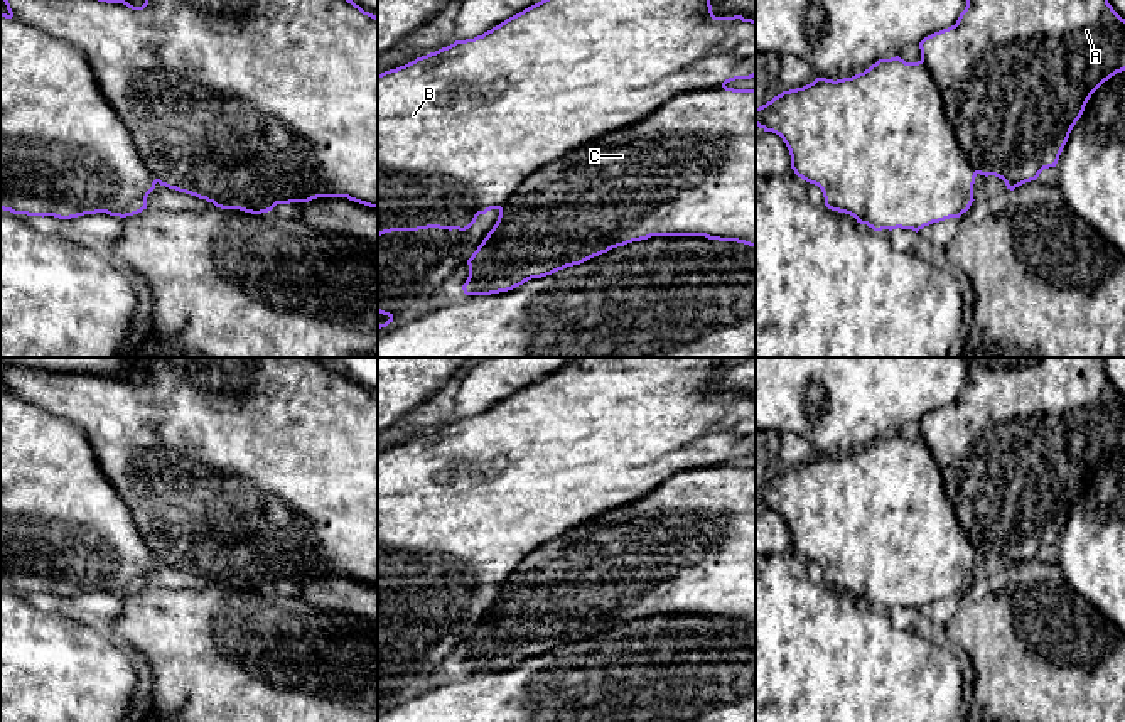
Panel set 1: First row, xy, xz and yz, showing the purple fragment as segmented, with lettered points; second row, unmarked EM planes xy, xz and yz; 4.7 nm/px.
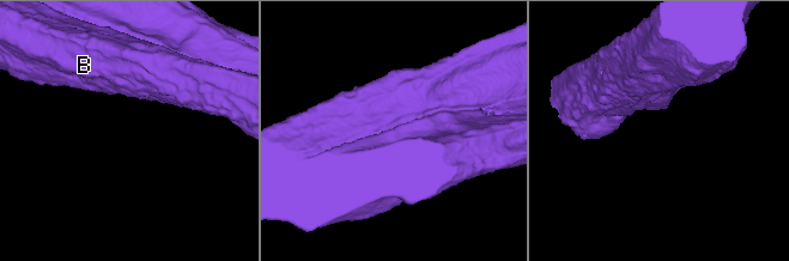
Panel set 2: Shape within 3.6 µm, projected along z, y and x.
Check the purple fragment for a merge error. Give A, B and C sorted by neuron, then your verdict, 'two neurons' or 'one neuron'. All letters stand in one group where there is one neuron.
A C / B; two neurons

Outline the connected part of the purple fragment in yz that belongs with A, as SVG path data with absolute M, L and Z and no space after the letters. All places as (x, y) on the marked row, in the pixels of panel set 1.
M966 0L956 24L924 37L919 49L970 165L980 175L1002 179L1014 191L1036 180L1044 169L1056 167L1091 94L1125 71L1125 19L1108 0Z

